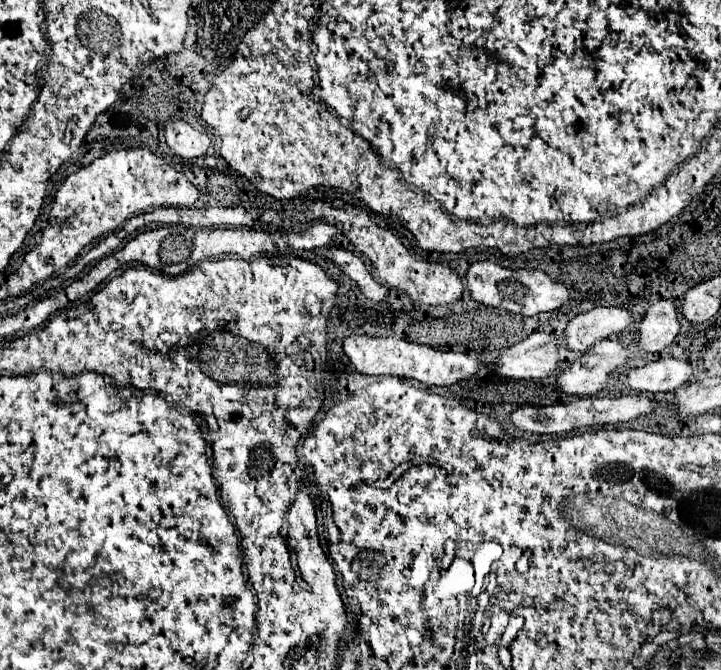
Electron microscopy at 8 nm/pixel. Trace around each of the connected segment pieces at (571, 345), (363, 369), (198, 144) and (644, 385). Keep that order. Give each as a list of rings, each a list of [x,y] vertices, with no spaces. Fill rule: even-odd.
[[[598,306],[586,314],[574,316],[564,334],[566,334],[566,348],[574,352],[586,352],[596,342],[604,340],[610,334],[624,332],[632,326],[634,316],[624,308],[604,308]]]
[[[348,336],[342,342],[342,348],[360,374],[368,376],[400,376],[400,378],[414,378],[426,386],[452,386],[464,378],[470,378],[486,364],[478,362],[474,354],[464,352],[442,352],[430,346],[412,344],[406,340],[396,338],[370,338],[370,336]]]
[[[174,120],[166,126],[166,144],[182,158],[200,158],[206,156],[210,138],[204,132],[198,132],[184,120]]]
[[[660,358],[642,368],[632,368],[624,372],[626,384],[636,392],[658,394],[658,392],[674,392],[682,384],[690,380],[692,368],[684,360],[676,358]]]

